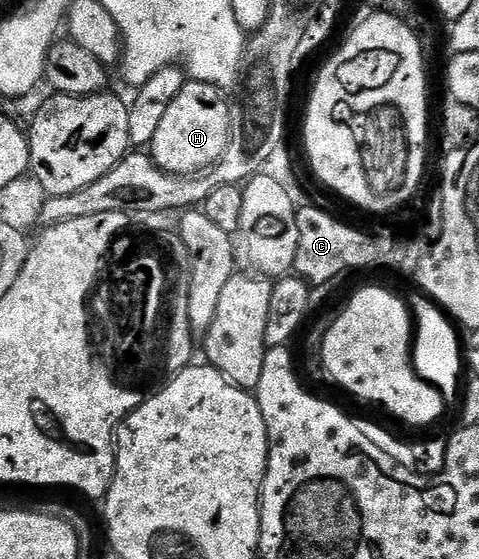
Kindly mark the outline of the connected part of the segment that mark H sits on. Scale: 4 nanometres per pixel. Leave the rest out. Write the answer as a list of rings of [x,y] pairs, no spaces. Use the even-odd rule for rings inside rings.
[[[185,81],[182,92],[174,96],[174,104],[166,108],[158,132],[150,147],[152,159],[168,173],[193,174],[204,170],[224,155],[228,133],[232,131],[230,102],[225,91],[205,82]]]

